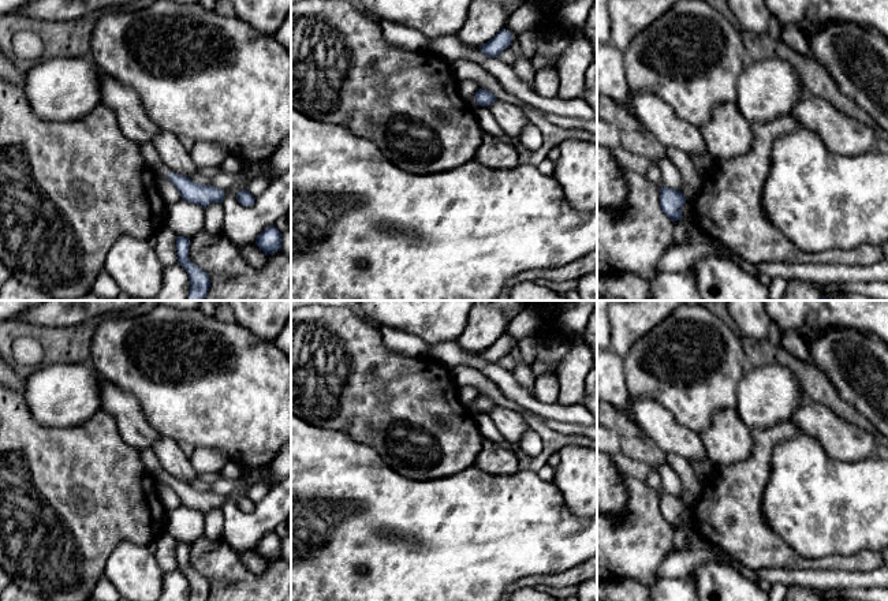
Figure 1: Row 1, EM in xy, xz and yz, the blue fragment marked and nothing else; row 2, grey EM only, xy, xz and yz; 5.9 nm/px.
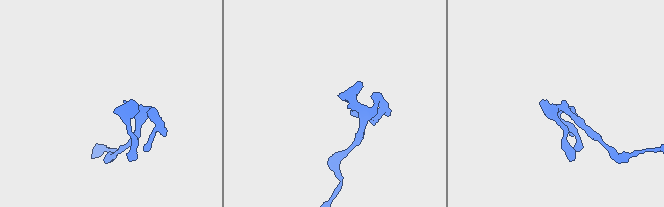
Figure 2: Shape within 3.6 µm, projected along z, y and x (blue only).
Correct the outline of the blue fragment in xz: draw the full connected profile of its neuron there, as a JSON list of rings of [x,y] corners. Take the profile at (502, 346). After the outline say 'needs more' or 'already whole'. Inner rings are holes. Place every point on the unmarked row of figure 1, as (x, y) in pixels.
[[[503,335],[492,346],[480,352],[481,358],[489,363],[499,363],[499,361],[510,354],[512,341],[508,336]]]; already whole

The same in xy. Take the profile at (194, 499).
[[[152,449],[138,451],[146,470],[158,481],[168,482],[178,494],[182,505],[202,512],[204,515],[210,509],[221,509],[224,505],[224,496],[216,494],[210,490],[199,490],[190,484],[171,479],[160,464],[156,453]]]; needs more

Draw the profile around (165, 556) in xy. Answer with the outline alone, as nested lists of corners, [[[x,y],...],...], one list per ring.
[[[165,531],[156,538],[157,549],[154,552],[158,567],[164,572],[178,570],[176,545],[178,542]]]

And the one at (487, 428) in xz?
[[[473,411],[473,418],[478,426],[480,433],[484,436],[484,438],[515,451],[516,445],[514,445],[512,443],[507,441],[503,437],[503,434],[497,430],[497,428],[495,426],[495,423],[492,422],[490,417],[486,413]]]

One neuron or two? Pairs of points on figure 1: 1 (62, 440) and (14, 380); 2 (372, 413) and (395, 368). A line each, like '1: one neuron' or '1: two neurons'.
1: two neurons
2: one neuron

